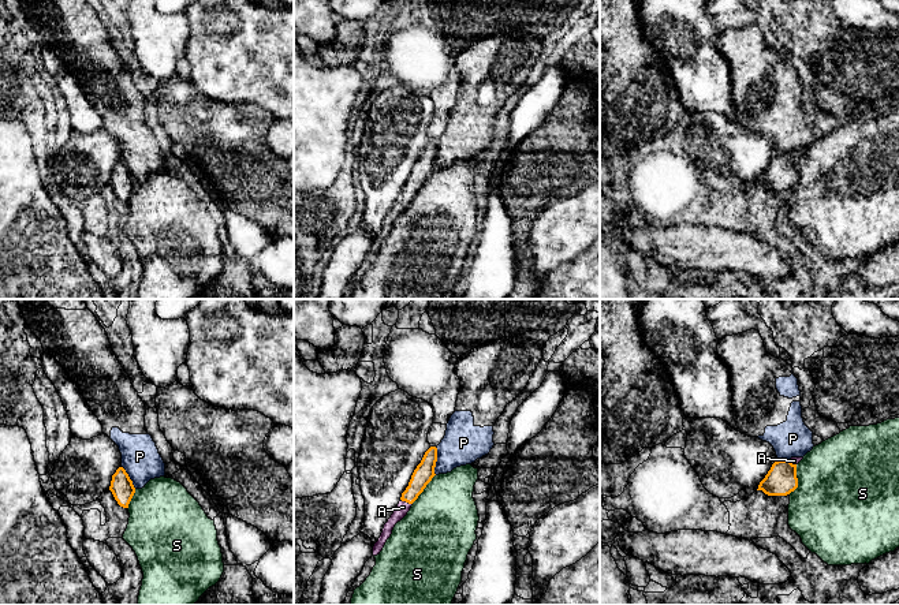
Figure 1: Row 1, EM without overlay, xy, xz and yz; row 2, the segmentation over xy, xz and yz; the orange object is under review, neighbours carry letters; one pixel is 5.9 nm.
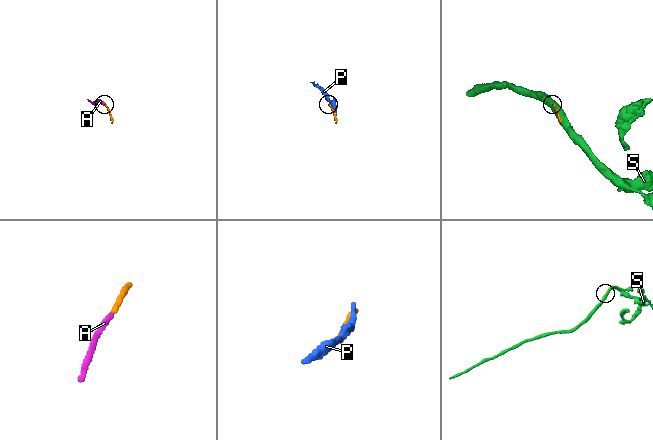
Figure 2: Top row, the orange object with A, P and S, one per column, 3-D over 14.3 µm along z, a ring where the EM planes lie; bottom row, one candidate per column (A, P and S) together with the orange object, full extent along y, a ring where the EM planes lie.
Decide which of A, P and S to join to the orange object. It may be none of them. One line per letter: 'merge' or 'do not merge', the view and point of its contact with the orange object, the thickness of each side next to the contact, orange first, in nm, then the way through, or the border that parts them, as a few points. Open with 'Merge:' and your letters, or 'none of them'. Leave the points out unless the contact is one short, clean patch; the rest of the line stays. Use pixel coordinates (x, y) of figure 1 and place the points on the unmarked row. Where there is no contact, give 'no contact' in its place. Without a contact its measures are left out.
Merge: A
A: merge | xz (406, 195) | 120/70 nm | across xz (424, 167), (406, 195), (403, 201)
P: do not merge | xz (436, 155) | 120/240 nm
S: do not merge | yz (797, 174) | 180/500 nm

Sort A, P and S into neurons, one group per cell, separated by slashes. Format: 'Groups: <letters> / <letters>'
Groups: A / P / S

